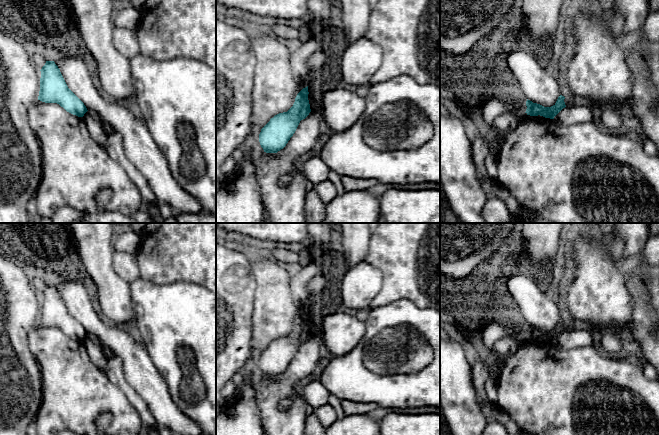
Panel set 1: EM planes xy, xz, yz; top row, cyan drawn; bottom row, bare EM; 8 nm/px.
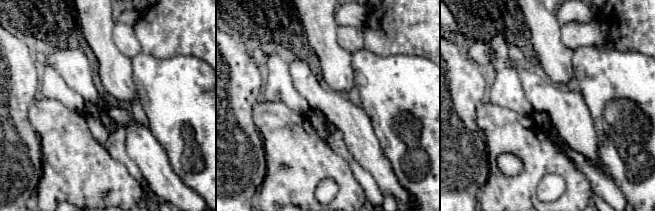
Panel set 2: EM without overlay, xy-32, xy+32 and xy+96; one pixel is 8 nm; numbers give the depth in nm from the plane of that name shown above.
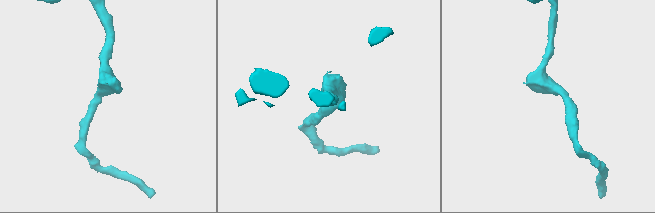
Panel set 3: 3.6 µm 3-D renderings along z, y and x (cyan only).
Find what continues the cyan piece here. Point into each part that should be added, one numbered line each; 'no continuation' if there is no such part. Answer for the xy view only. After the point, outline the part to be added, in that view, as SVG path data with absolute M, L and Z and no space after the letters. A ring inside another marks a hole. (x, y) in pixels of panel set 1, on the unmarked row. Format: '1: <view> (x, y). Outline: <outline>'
no continuation

